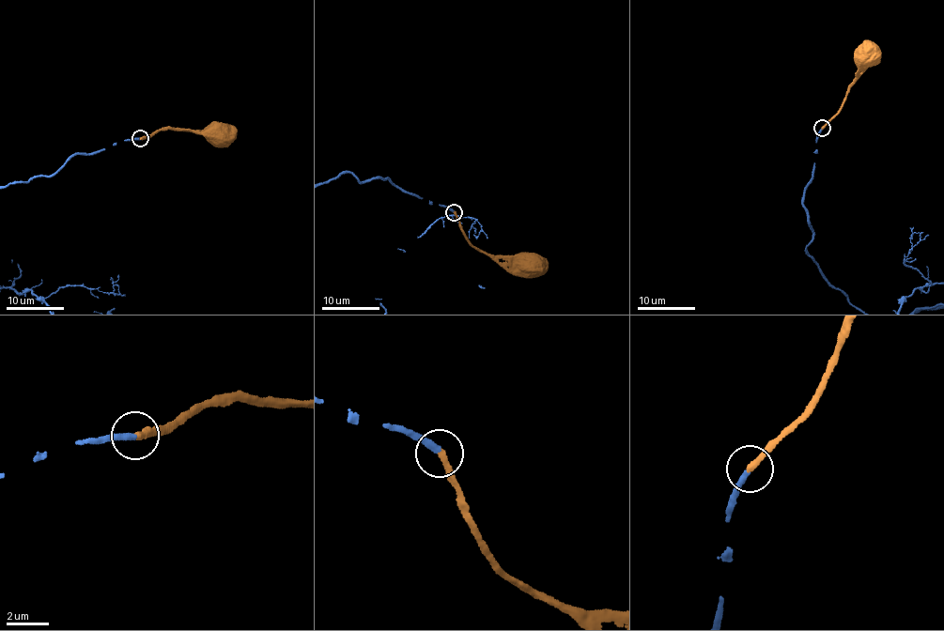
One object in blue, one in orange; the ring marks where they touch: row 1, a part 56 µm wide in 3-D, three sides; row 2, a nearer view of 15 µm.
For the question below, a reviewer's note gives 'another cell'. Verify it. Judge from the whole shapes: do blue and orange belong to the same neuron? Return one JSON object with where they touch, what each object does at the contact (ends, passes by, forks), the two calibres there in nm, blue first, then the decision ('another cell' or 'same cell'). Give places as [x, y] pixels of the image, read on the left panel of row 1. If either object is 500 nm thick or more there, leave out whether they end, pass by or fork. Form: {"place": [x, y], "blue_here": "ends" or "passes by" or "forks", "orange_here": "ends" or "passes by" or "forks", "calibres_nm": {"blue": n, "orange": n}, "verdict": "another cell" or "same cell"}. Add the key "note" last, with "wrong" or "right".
{"place": [140, 138], "blue_here": "ends", "orange_here": "ends", "calibres_nm": {"blue": 300, "orange": 320}, "verdict": "same cell", "note": "wrong"}

